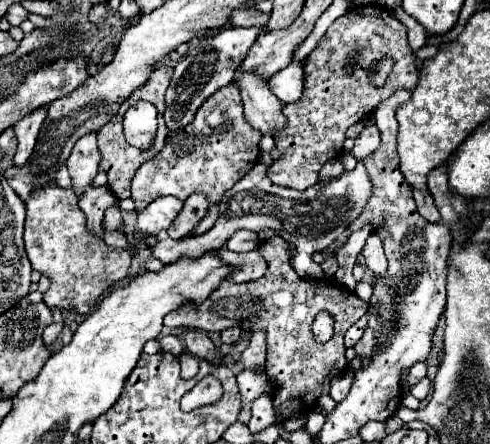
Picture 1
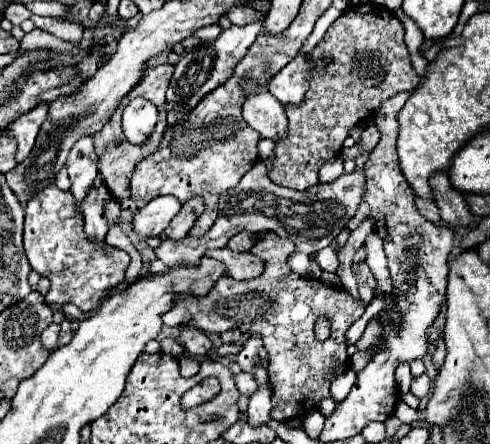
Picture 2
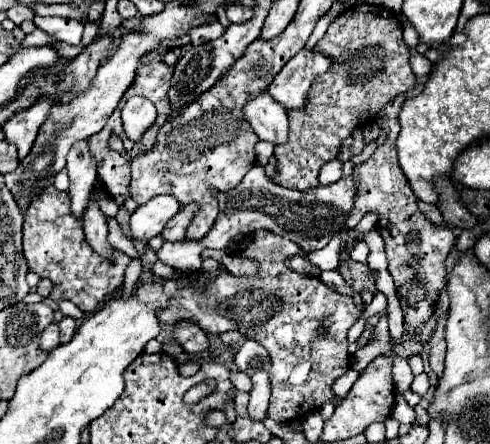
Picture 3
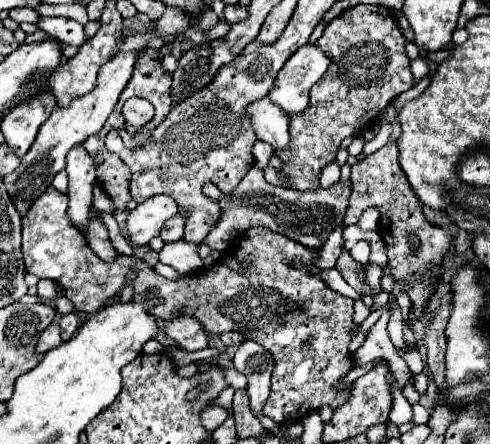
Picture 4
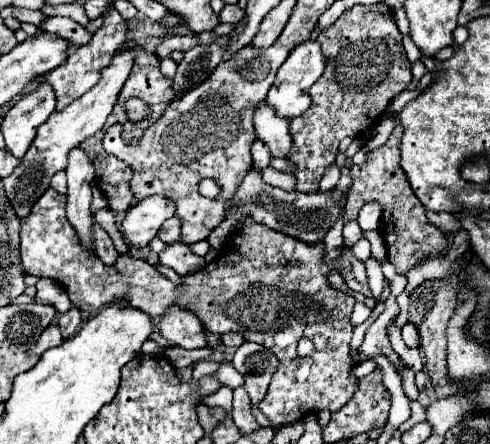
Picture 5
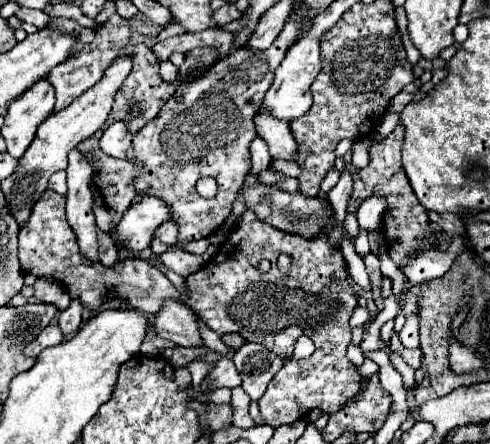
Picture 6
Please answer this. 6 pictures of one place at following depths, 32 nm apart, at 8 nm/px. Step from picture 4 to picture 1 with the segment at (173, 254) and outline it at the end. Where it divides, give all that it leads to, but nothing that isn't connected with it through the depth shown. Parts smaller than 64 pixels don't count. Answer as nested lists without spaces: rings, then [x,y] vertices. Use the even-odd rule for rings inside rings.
[[[360,160],[358,166],[352,172],[344,172],[338,178],[332,180],[320,180],[316,186],[306,188],[304,192],[282,188],[272,184],[272,180],[266,174],[264,162],[256,162],[254,168],[232,188],[224,194],[220,202],[220,218],[214,224],[212,230],[192,236],[186,240],[172,240],[164,238],[156,246],[152,246],[154,258],[158,258],[162,264],[172,264],[182,256],[202,256],[208,250],[218,250],[226,244],[226,240],[240,228],[258,232],[258,230],[276,230],[286,242],[292,242],[296,246],[296,254],[302,260],[292,260],[292,268],[302,278],[324,278],[322,266],[312,260],[314,252],[324,250],[330,246],[346,228],[360,216],[360,210],[364,210],[364,204],[368,202],[368,196],[372,196],[372,180],[364,168],[364,162]]]

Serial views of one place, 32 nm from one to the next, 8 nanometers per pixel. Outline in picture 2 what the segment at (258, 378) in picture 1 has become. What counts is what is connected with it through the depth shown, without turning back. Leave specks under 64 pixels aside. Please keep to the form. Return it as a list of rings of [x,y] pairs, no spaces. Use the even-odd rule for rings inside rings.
[[[240,372],[240,374],[236,374],[234,380],[236,380],[236,386],[238,386],[240,394],[244,394],[244,396],[248,396],[248,398],[250,398],[252,392],[256,392],[256,388],[258,388],[256,378],[254,378],[252,374],[248,374],[248,372]]]

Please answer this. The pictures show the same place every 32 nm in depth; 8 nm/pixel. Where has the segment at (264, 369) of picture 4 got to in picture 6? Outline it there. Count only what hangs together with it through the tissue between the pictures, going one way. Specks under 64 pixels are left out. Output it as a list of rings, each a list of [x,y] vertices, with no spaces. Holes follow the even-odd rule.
[[[246,342],[242,348],[238,348],[232,362],[234,362],[236,370],[242,374],[244,392],[254,402],[260,400],[260,396],[264,394],[272,376],[284,364],[284,360],[278,358],[274,352],[270,352],[262,344],[254,344],[254,342]]]

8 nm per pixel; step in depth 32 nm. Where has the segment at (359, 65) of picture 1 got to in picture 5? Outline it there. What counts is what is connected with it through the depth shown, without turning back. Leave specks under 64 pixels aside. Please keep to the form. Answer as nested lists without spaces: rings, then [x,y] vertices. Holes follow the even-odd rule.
[[[386,4],[352,6],[350,10],[344,12],[344,16],[340,16],[336,20],[336,24],[332,24],[318,36],[318,42],[322,46],[324,56],[328,58],[328,66],[326,66],[324,74],[320,76],[320,80],[310,88],[312,104],[310,104],[308,112],[290,120],[290,136],[294,142],[294,150],[288,152],[288,156],[284,158],[286,162],[290,162],[296,168],[296,172],[294,172],[296,190],[312,192],[312,194],[318,192],[318,182],[322,178],[322,172],[330,164],[334,164],[340,140],[346,136],[356,138],[362,132],[366,132],[368,128],[374,128],[376,122],[380,120],[380,116],[384,114],[384,110],[388,108],[388,104],[392,102],[392,98],[398,96],[402,90],[406,90],[412,82],[412,70],[410,70],[410,62],[406,58],[404,46],[402,46],[402,34],[396,26],[394,10]]]

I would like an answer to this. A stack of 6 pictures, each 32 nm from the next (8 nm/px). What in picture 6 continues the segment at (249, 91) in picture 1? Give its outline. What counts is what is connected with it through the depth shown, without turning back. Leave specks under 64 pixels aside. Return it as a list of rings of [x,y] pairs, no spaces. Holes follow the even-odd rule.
[[[260,108],[254,116],[254,124],[256,134],[270,146],[270,156],[274,160],[294,160],[298,146],[286,120],[276,120],[272,114],[268,114],[268,108]]]

